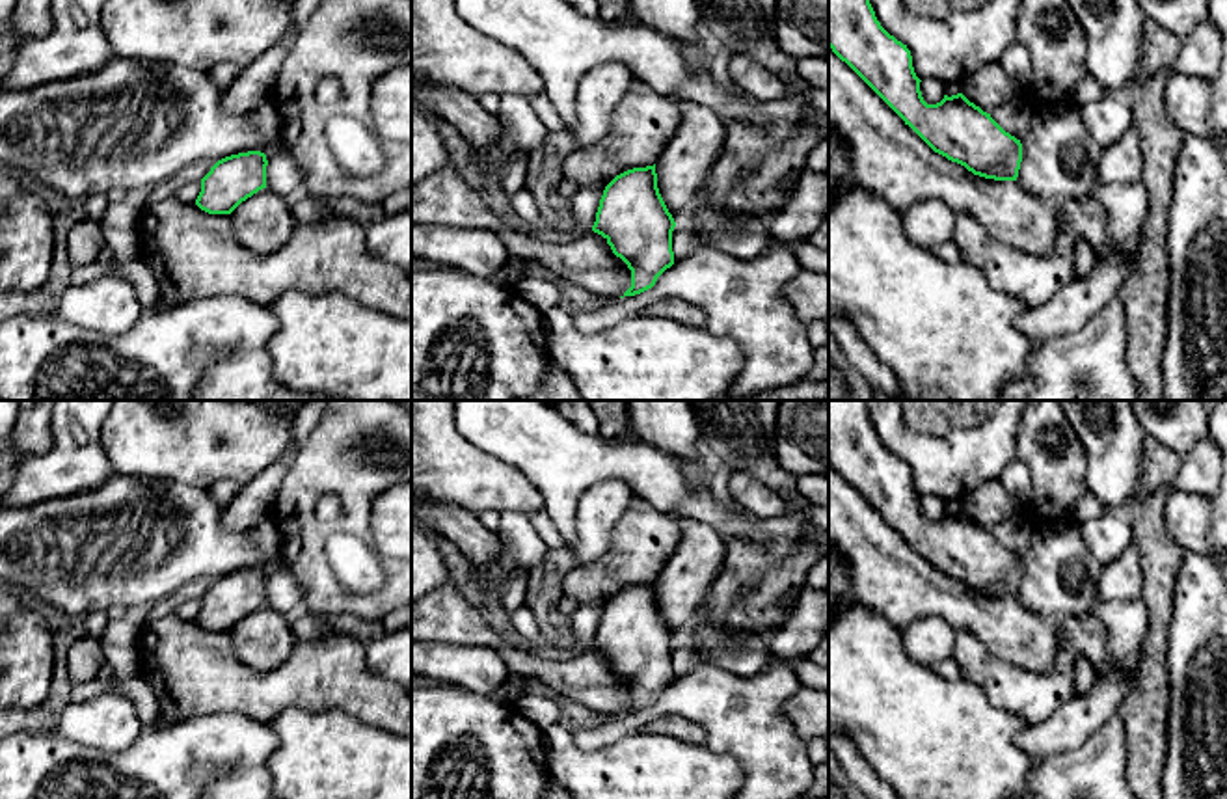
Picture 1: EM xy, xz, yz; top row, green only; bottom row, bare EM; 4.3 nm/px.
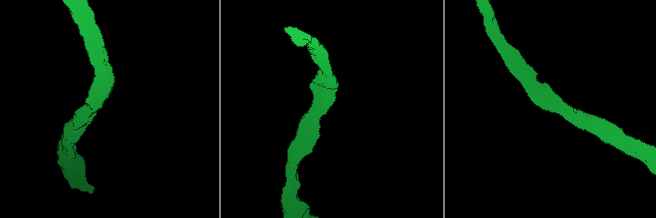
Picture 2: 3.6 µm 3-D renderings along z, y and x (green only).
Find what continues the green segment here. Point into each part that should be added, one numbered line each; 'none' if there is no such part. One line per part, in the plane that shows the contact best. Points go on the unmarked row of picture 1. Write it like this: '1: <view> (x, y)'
1: yz (889, 576)

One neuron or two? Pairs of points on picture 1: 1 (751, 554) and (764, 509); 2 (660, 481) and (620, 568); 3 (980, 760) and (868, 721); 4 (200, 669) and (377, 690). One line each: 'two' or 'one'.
1: two
2: two
3: one
4: one

